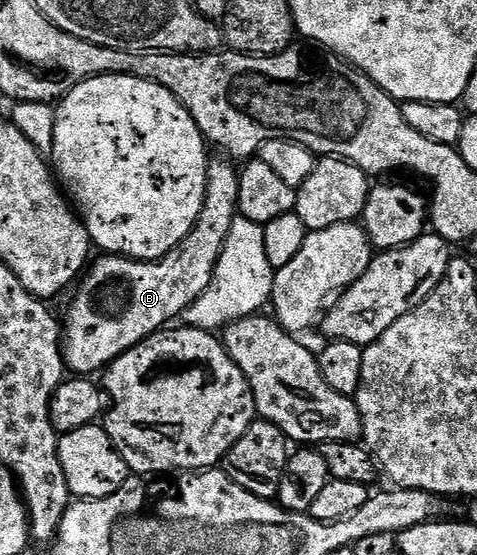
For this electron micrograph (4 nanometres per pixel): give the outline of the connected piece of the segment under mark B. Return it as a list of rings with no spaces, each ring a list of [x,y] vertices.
[[[214,157],[207,172],[203,212],[199,212],[195,228],[174,250],[159,262],[101,256],[88,267],[76,287],[77,299],[70,304],[65,322],[63,318],[65,364],[74,375],[93,376],[96,370],[97,373],[104,371],[120,354],[168,327],[172,318],[180,319],[185,309],[207,292],[207,284],[211,284],[215,264],[225,247],[227,232],[231,232],[231,224],[239,217],[238,200],[238,167],[224,157]]]

